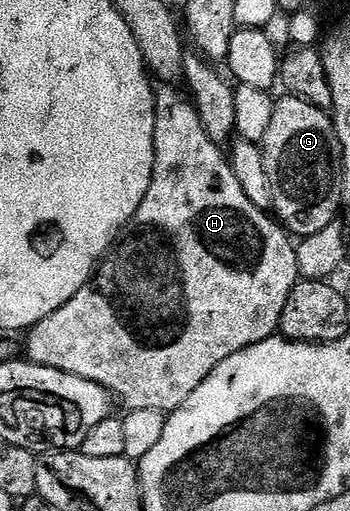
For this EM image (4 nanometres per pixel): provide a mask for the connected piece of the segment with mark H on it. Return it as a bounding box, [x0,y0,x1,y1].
[27,85,301,413]

